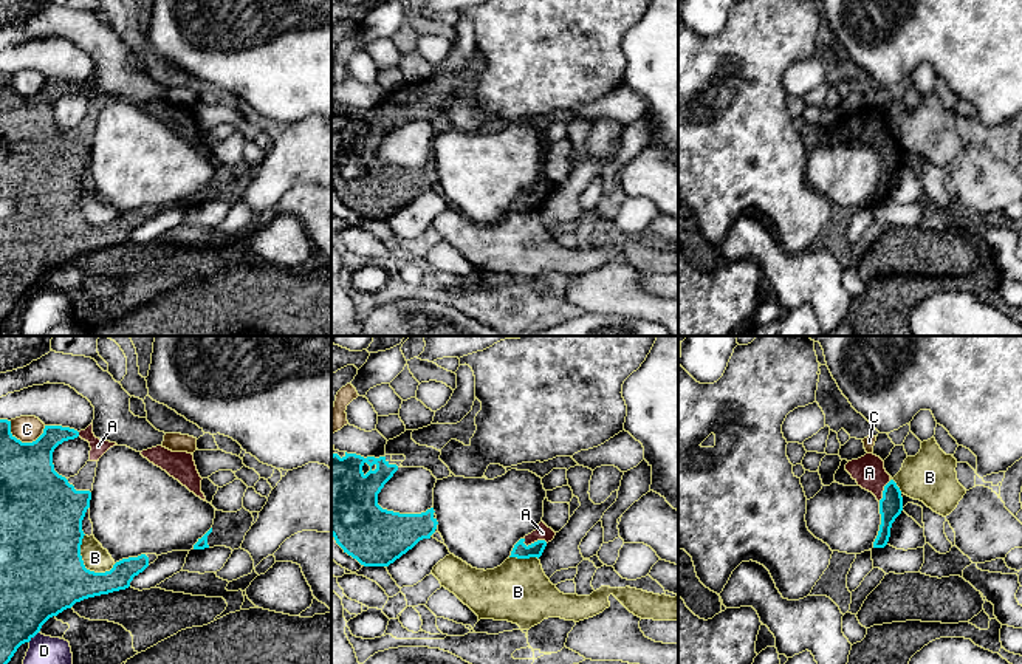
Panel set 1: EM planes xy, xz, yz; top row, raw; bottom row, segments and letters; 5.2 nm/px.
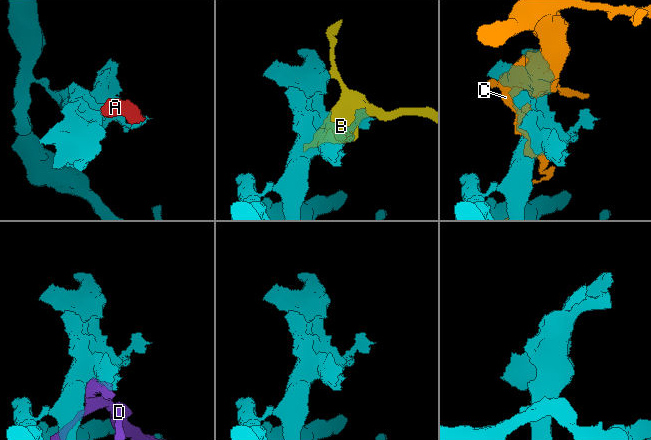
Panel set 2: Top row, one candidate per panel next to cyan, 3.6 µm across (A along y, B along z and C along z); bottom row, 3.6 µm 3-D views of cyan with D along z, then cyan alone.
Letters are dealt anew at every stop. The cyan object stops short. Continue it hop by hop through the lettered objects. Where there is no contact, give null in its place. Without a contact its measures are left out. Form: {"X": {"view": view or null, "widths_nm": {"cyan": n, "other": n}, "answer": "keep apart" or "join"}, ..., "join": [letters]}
{"A": {"view": "xz", "widths_nm": {"cyan": 80, "other": 80}, "answer": "join"}, "B": {"view": "xy", "widths_nm": {"cyan": 440, "other": 130}, "answer": "keep apart"}, "C": {"view": "xy", "widths_nm": {"cyan": 320, "other": 140}, "answer": "keep apart"}, "D": {"view": "xy", "widths_nm": {"cyan": 360, "other": 200}, "answer": "keep apart"}, "join": ["A"]}

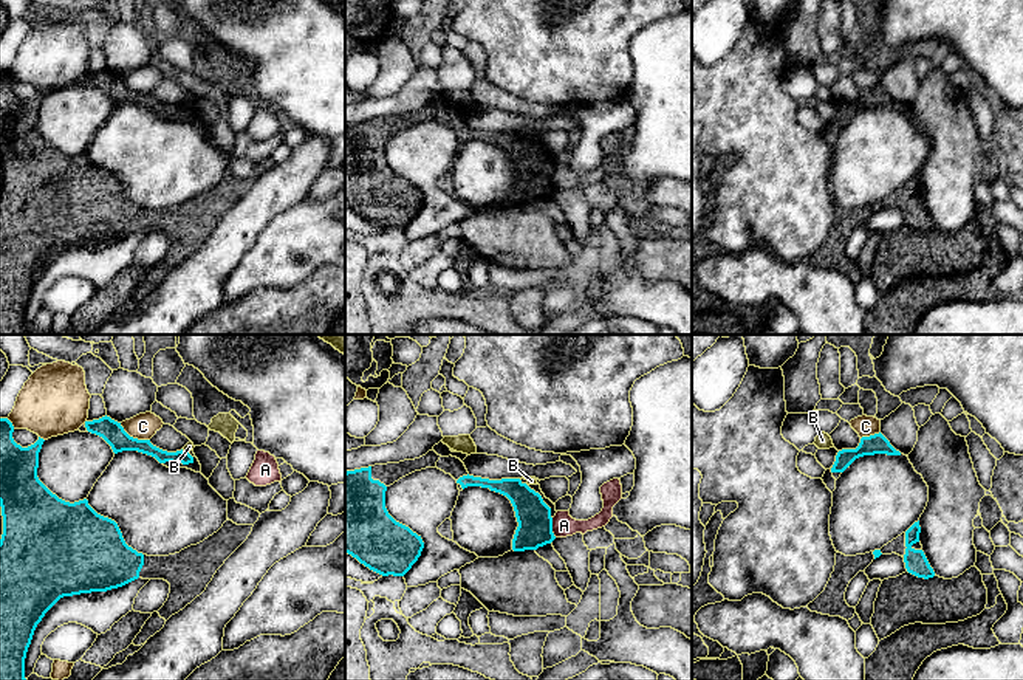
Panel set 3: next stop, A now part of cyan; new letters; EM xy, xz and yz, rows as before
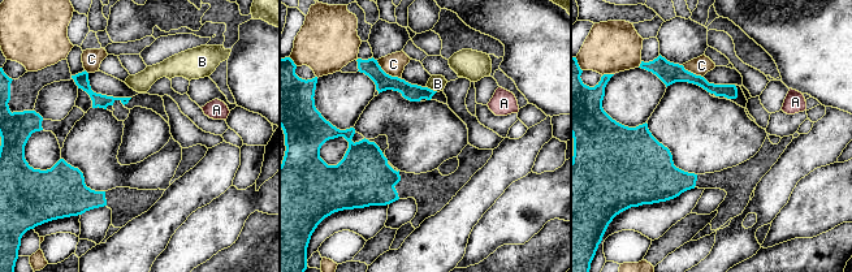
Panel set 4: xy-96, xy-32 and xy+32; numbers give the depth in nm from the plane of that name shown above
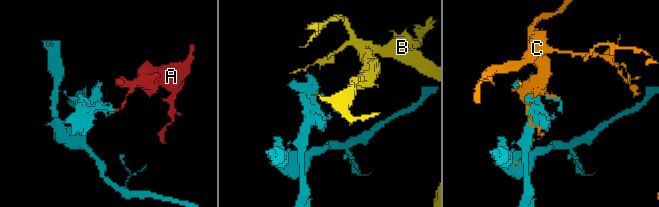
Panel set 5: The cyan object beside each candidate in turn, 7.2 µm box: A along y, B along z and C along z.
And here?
{"A": {"view": "xz", "widths_nm": {"cyan": 180, "other": 120}, "answer": "keep apart"}, "B": {"view": "xy", "widths_nm": {"cyan": 70, "other": 50}, "answer": "keep apart"}, "C": {"view": "xy", "widths_nm": {"cyan": 120, "other": 140}, "answer": "keep apart"}, "join": []}

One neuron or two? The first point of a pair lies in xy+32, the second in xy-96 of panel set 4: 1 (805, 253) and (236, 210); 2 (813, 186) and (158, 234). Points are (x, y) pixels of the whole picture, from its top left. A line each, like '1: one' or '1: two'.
1: two
2: two

